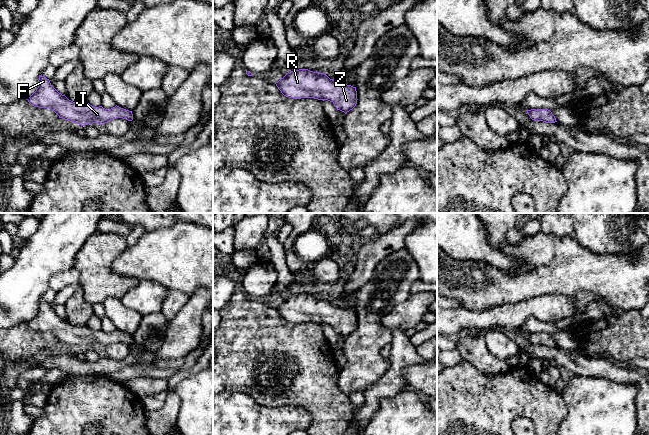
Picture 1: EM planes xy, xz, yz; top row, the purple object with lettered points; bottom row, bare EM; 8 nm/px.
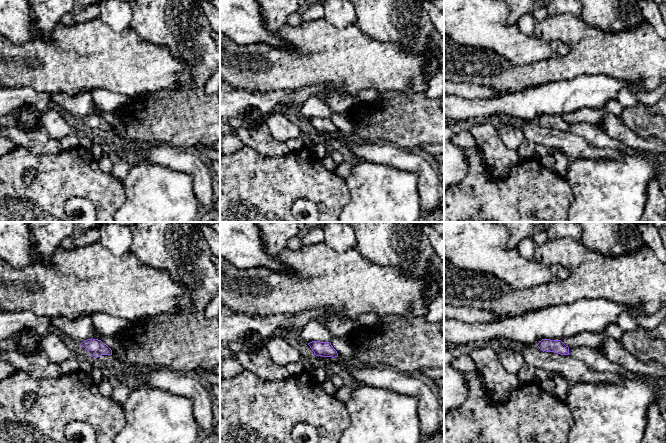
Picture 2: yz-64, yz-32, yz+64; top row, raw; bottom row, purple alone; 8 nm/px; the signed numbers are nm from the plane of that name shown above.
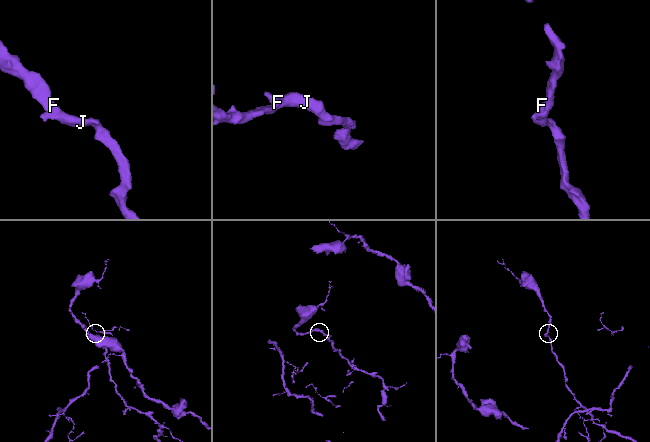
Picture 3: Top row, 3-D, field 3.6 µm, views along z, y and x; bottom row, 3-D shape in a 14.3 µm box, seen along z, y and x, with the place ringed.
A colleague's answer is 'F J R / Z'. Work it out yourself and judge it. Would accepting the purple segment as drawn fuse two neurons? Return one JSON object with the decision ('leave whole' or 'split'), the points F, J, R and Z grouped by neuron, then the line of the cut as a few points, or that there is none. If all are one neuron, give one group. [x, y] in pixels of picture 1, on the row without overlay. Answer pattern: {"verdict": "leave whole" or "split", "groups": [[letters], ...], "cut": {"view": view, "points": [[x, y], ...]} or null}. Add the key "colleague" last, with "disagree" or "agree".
{"verdict": "leave whole", "groups": [["F", "J", "R", "Z"]], "cut": null, "colleague": "disagree"}

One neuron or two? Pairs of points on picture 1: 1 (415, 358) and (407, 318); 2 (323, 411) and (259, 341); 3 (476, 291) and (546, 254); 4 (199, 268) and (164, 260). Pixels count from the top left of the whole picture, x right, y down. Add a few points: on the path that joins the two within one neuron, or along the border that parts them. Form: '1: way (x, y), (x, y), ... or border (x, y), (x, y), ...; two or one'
1: border (392, 329), (401, 329), (403, 331); two
2: way (315, 388), (300, 370), (297, 357), (282, 350); one
3: way (496, 288), (521, 288), (536, 274); one
4: way (190, 260), (173, 260); one

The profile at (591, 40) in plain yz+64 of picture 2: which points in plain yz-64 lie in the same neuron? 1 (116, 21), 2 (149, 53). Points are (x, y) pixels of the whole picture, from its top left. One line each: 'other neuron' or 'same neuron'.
1: other neuron
2: same neuron

